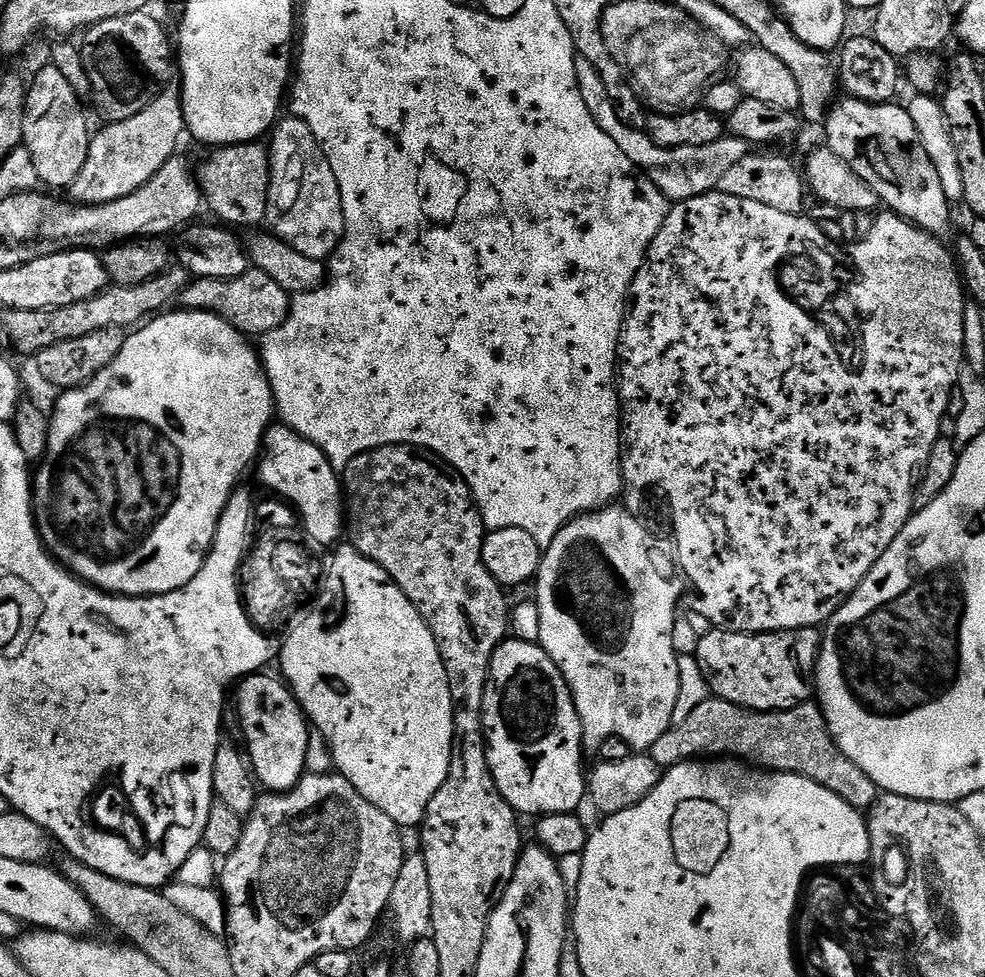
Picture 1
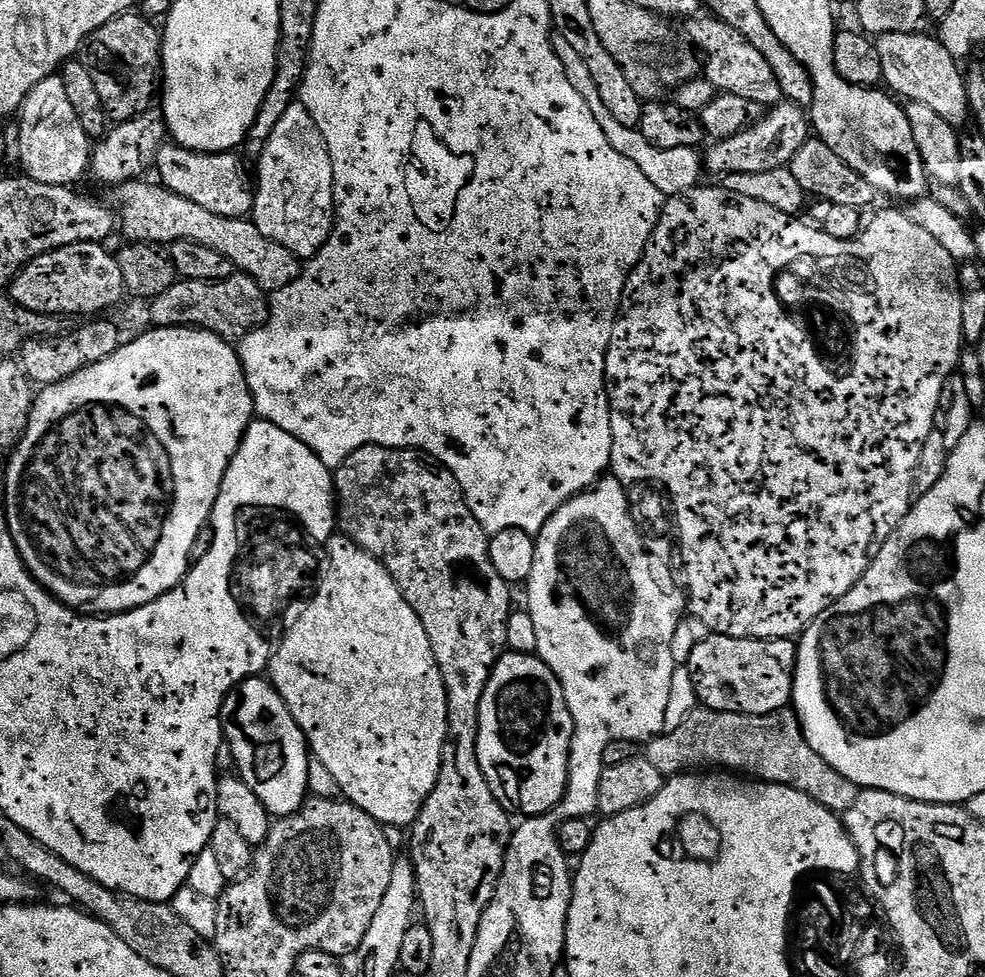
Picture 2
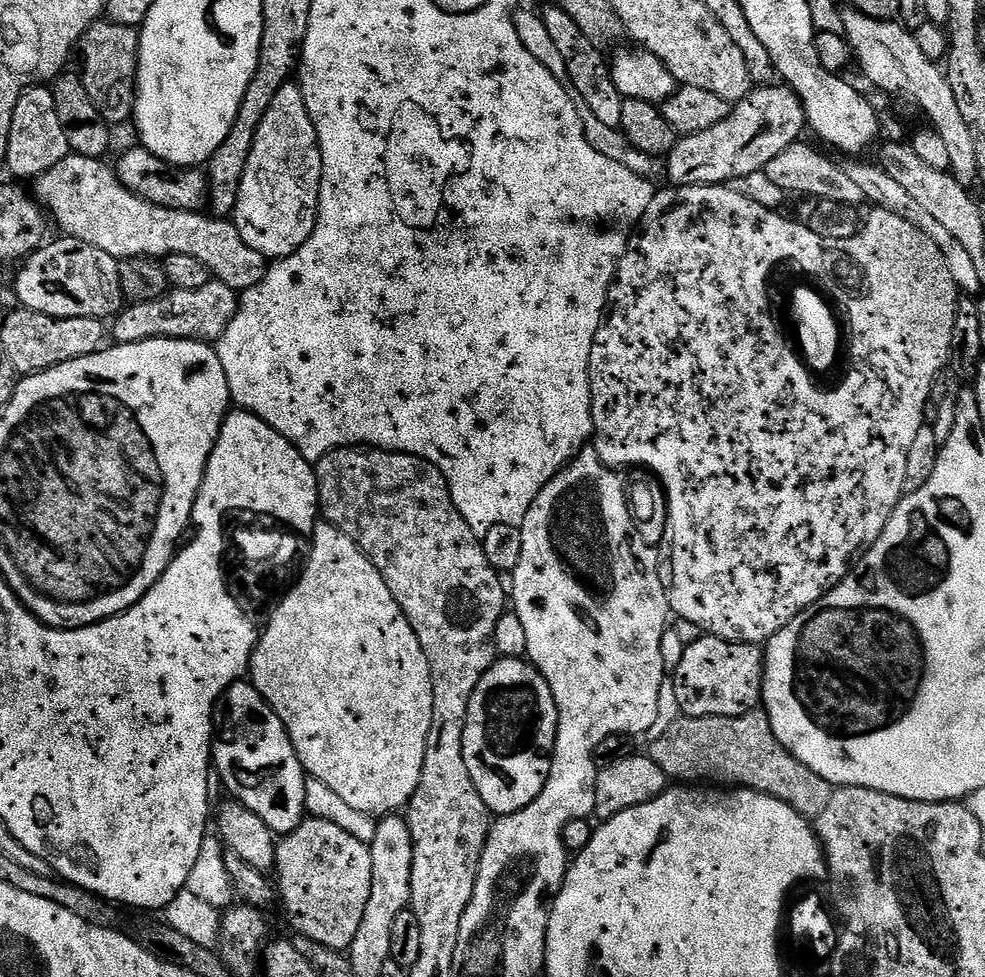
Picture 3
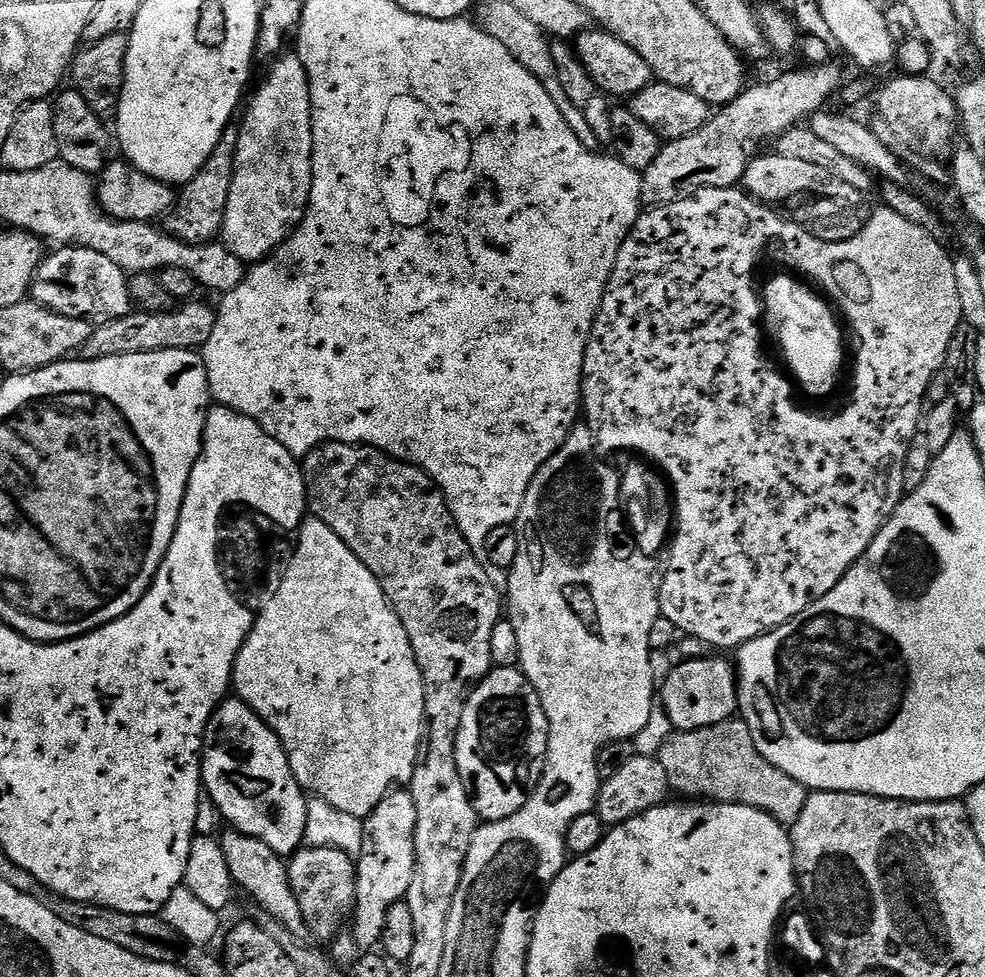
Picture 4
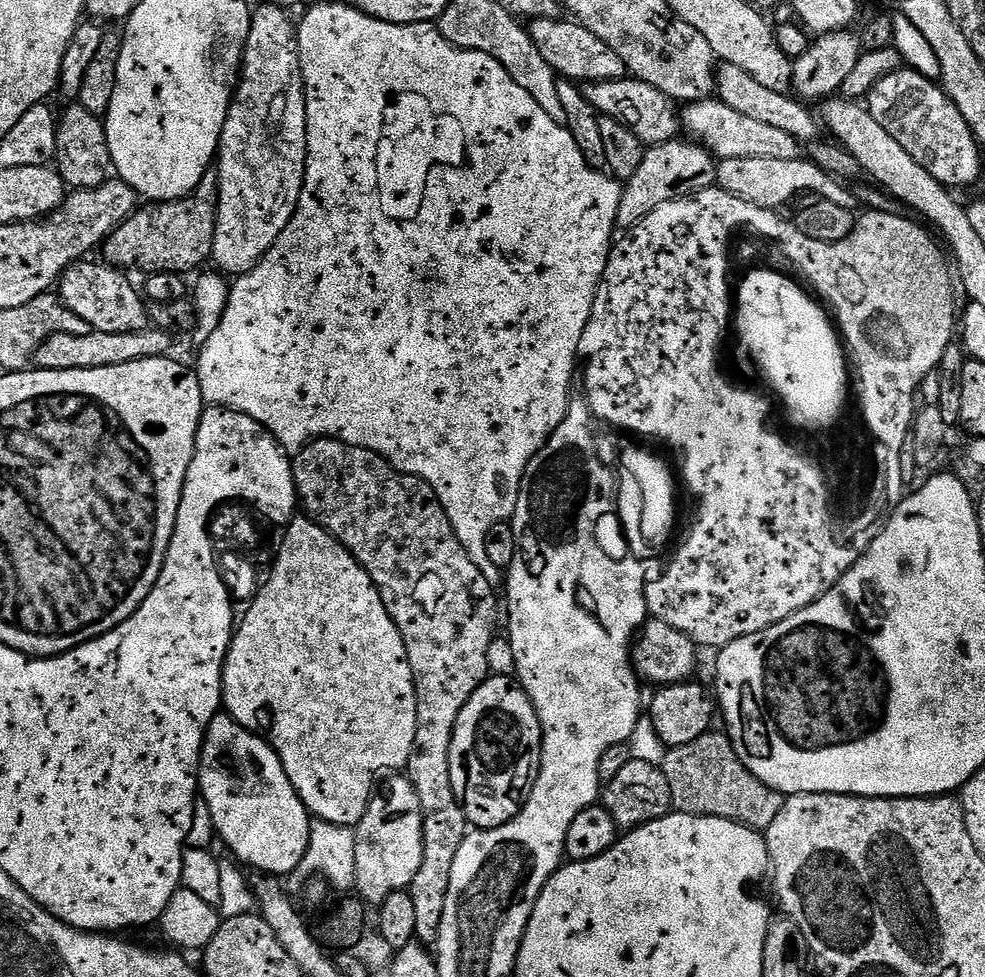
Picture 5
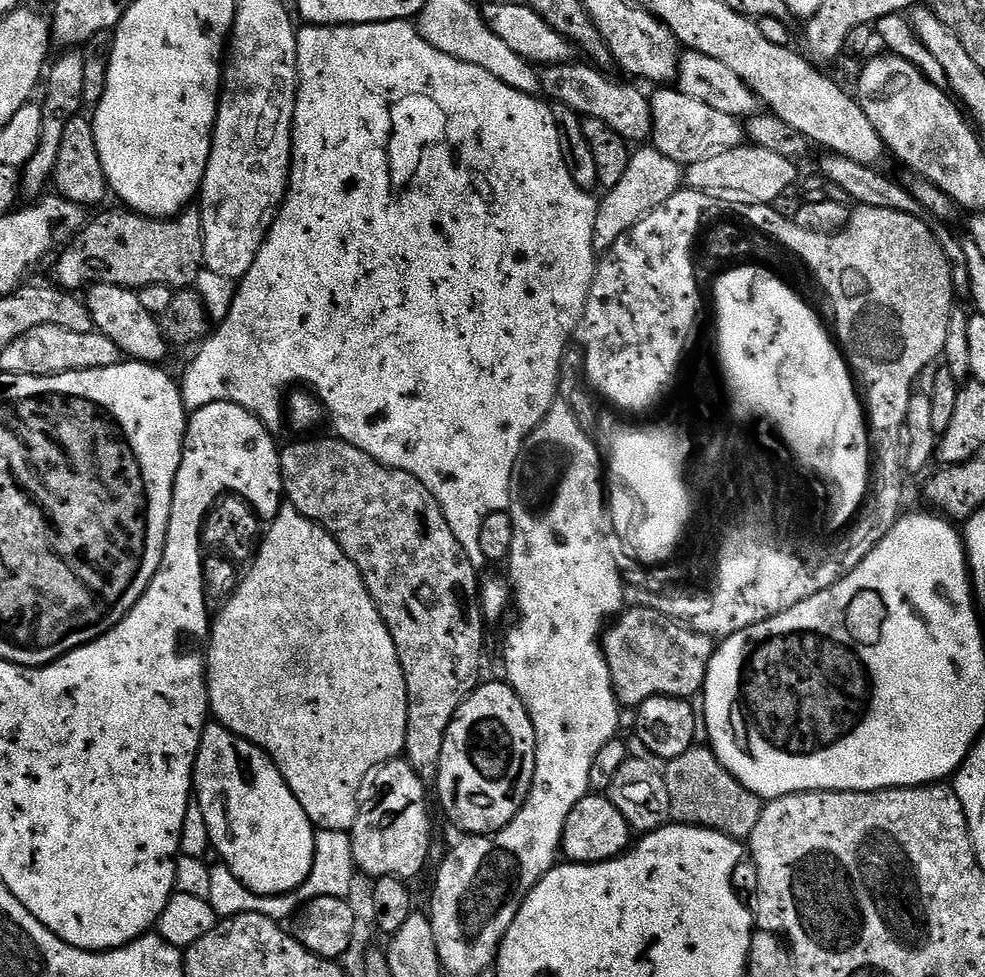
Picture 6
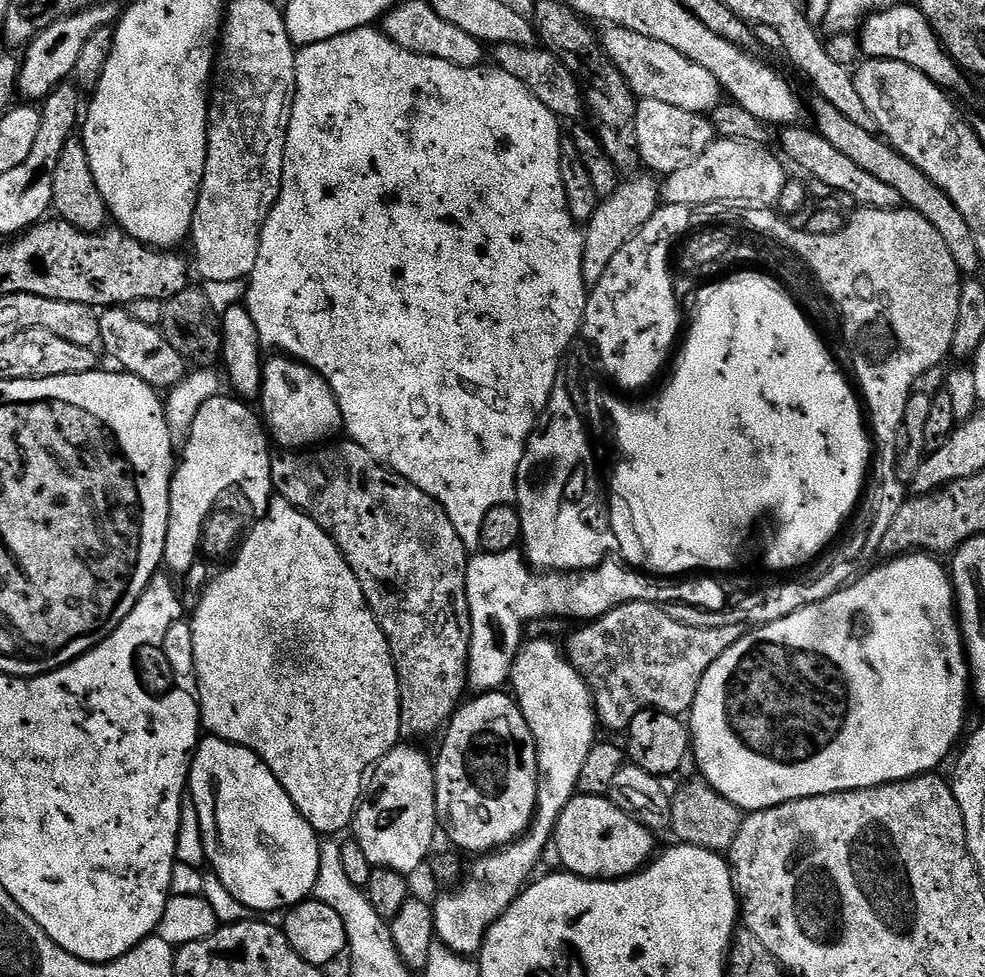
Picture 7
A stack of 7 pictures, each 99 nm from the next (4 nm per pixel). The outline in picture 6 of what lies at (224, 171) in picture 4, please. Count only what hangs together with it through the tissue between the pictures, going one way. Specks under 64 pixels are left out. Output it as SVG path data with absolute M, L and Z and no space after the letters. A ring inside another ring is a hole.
M131 210L104 212L96 221L80 229L78 235L59 253L55 283L72 294L93 284L139 290L167 285L188 290L195 285L204 266L204 231L199 211L186 210L167 222L139 216Z

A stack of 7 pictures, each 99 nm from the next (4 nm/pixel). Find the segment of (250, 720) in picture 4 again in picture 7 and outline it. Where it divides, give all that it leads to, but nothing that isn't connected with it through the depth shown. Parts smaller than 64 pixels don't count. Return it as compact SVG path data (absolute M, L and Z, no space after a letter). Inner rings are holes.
M205 735L196 746L196 755L192 757L192 768L188 772L187 791L190 793L194 806L198 810L198 822L200 823L202 838L204 839L205 861L210 865L211 871L215 872L218 878L221 879L223 886L226 886L226 890L242 906L248 908L249 913L284 912L309 899L315 893L318 870L320 869L321 837L310 826L310 822L306 817L294 806L294 802L290 798L290 794L286 794L282 782L278 782L278 778L274 778L270 766L266 766L266 762L262 762L262 758L257 752L252 752L249 748L243 748L237 744L231 744L228 740L219 740L217 736Z

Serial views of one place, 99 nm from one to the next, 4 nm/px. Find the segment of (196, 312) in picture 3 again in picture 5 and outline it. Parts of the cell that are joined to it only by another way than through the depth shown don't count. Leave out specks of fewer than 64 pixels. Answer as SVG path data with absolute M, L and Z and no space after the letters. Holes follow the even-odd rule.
M149 326L141 332L106 334L92 331L90 334L54 334L44 340L36 351L34 364L46 370L98 370L106 366L126 366L126 362L138 362L164 357L174 341L173 334L163 332L163 327Z

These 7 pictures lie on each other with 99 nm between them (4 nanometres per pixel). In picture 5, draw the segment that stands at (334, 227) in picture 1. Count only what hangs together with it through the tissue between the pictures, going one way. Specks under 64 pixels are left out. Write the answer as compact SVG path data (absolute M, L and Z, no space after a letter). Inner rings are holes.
M264 2L252 14L248 41L242 49L242 67L232 94L232 105L220 139L218 153L218 214L214 230L212 260L221 273L229 277L245 276L274 246L278 234L294 218L306 174L306 98L304 77L300 74L300 51L297 25L289 13L278 5Z

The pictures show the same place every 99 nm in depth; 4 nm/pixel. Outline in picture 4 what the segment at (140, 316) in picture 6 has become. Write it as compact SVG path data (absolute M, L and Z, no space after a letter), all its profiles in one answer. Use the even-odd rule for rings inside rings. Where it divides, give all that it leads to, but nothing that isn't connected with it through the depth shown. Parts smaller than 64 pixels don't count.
M60 246L52 251L45 255L40 269L36 272L36 277L32 280L30 296L37 304L63 316L69 316L75 320L91 320L97 325L104 324L107 320L117 320L133 311L134 303L129 288L129 277L118 266L114 266L114 262L106 258L106 254L98 254L98 250L75 246Z

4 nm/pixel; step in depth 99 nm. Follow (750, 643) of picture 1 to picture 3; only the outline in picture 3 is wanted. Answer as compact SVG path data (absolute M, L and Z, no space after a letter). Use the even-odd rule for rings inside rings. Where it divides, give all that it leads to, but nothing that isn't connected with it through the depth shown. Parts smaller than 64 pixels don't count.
M707 634L687 645L674 671L676 700L686 716L745 716L762 704L766 656L755 644L731 644Z

